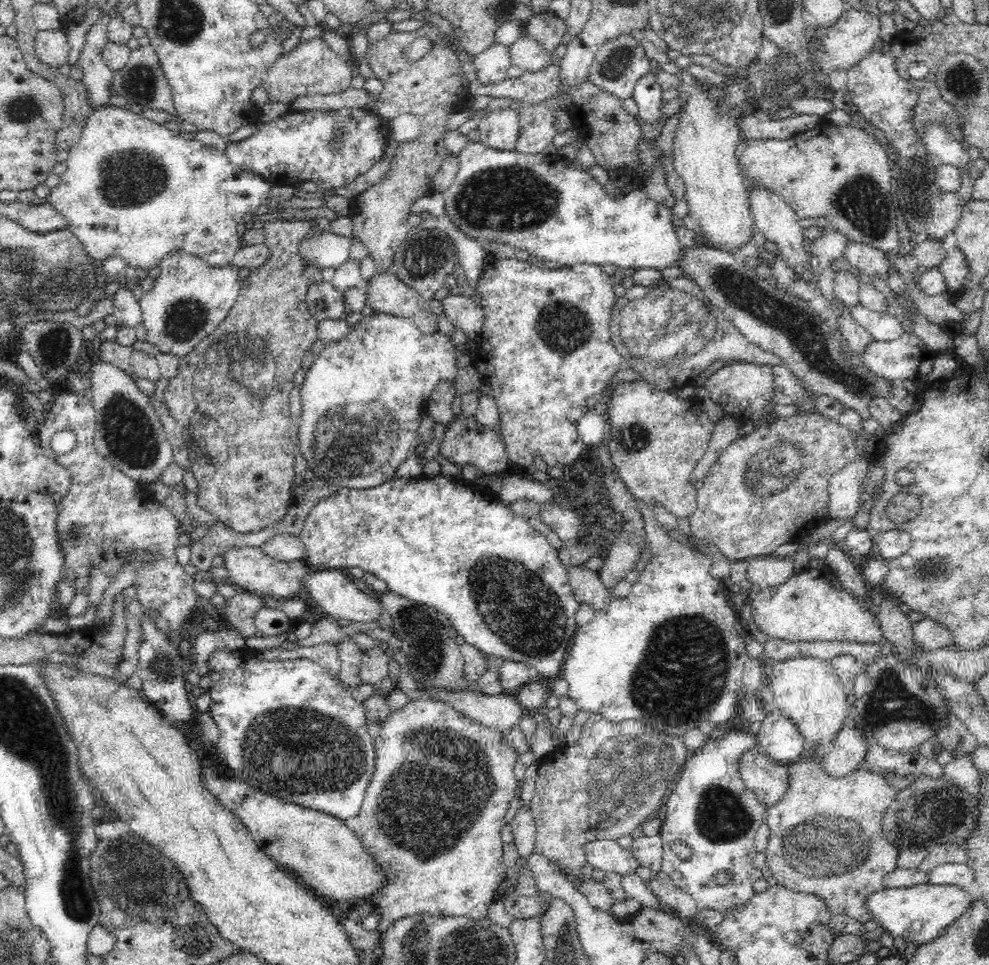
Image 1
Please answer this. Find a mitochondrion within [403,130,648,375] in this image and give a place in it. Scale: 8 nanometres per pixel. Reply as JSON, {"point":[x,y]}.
{"point":[507,198]}

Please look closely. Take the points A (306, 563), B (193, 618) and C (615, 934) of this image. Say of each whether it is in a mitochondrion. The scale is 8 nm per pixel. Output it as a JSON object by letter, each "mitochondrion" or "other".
{"A":"other","B":"other","C":"other"}

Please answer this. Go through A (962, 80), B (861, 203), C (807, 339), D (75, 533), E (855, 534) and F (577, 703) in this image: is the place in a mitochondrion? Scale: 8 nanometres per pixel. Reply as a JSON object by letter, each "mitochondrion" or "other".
{"A":"mitochondrion","B":"mitochondrion","C":"mitochondrion","D":"mitochondrion","E":"other","F":"other"}

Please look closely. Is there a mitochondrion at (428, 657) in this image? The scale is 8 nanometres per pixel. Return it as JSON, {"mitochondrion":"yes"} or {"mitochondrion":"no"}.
{"mitochondrion":"yes"}

